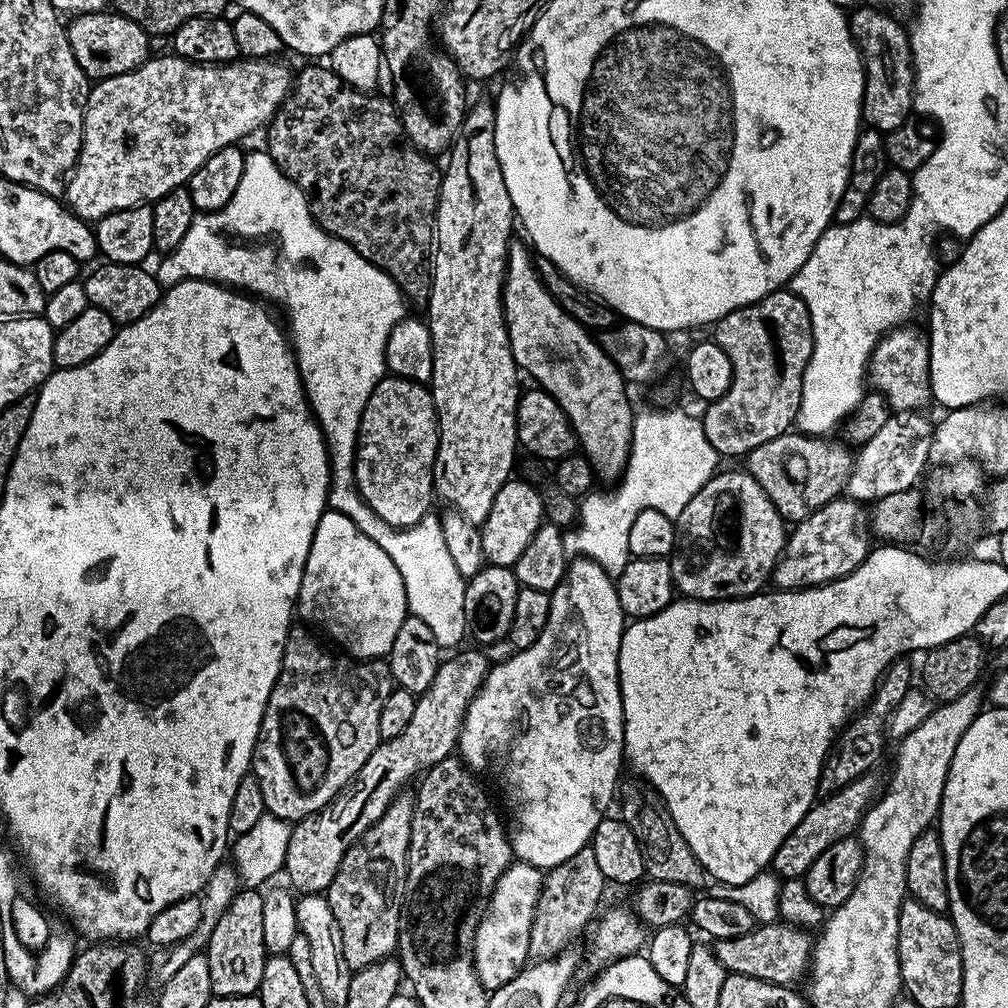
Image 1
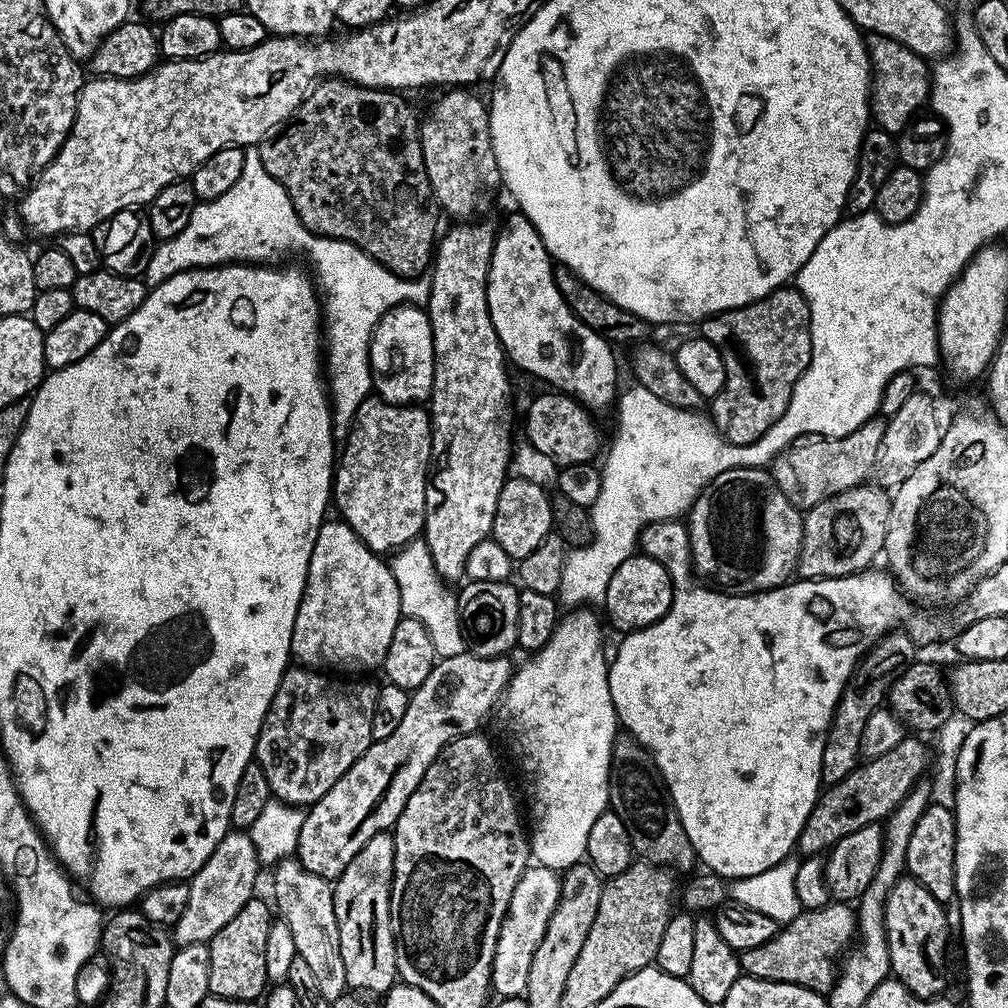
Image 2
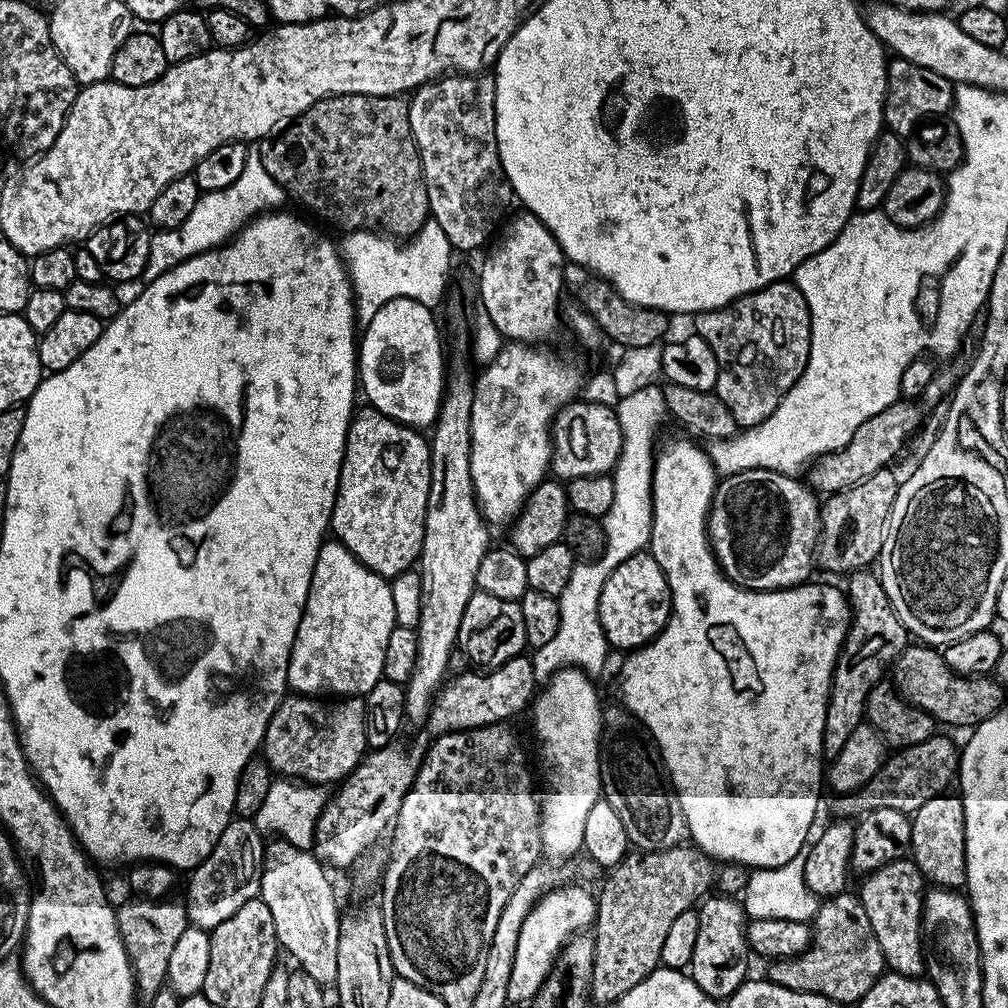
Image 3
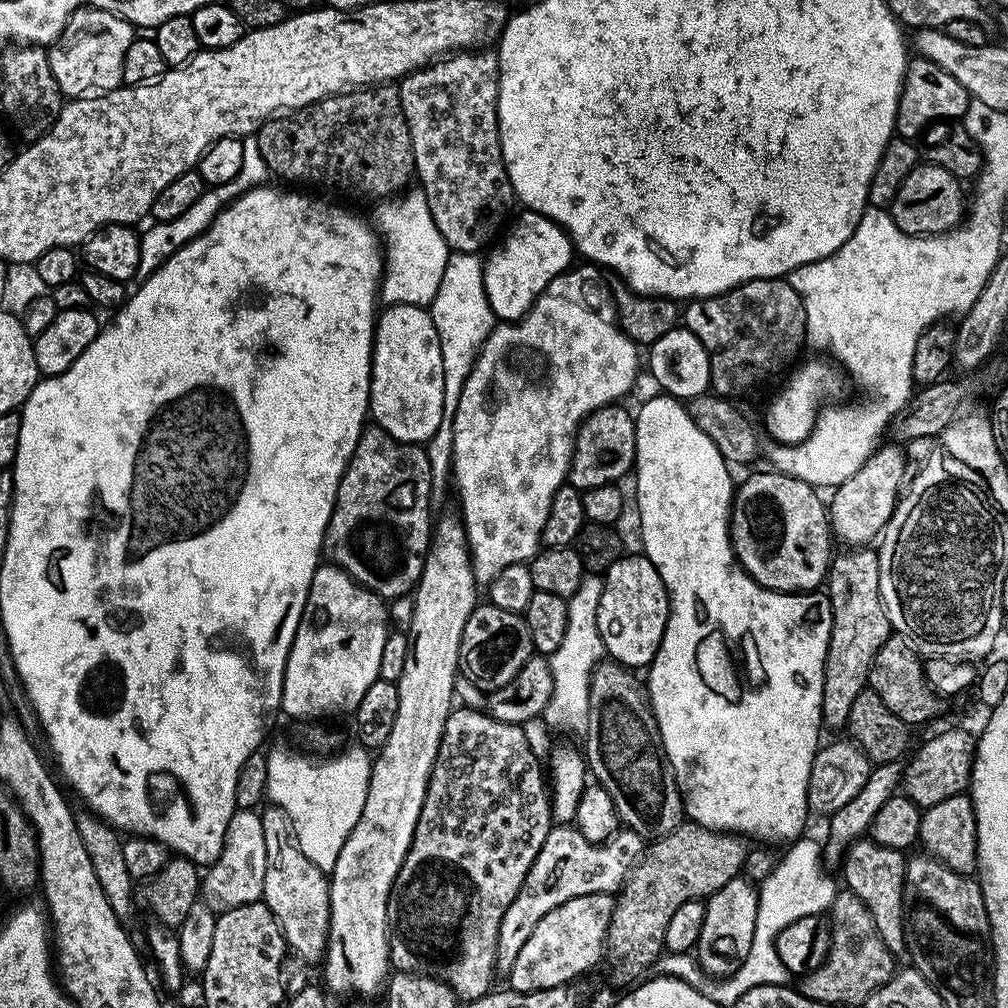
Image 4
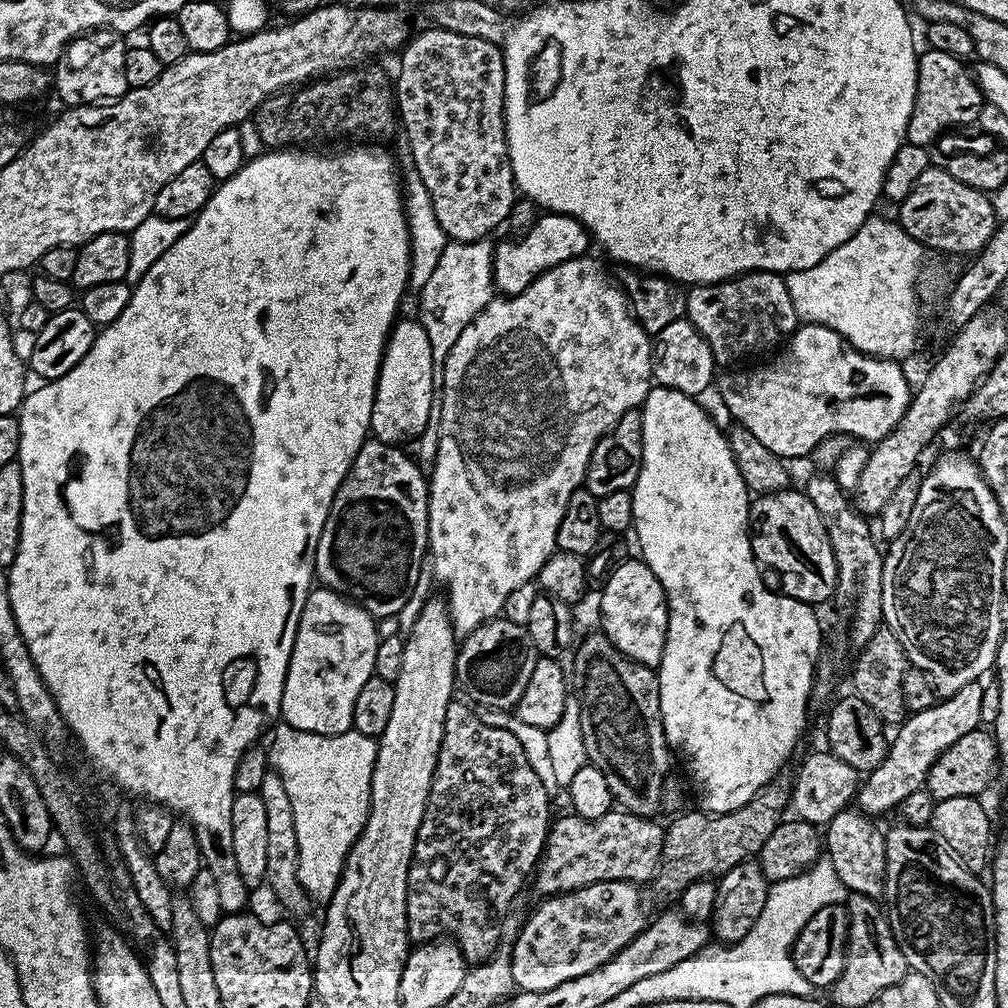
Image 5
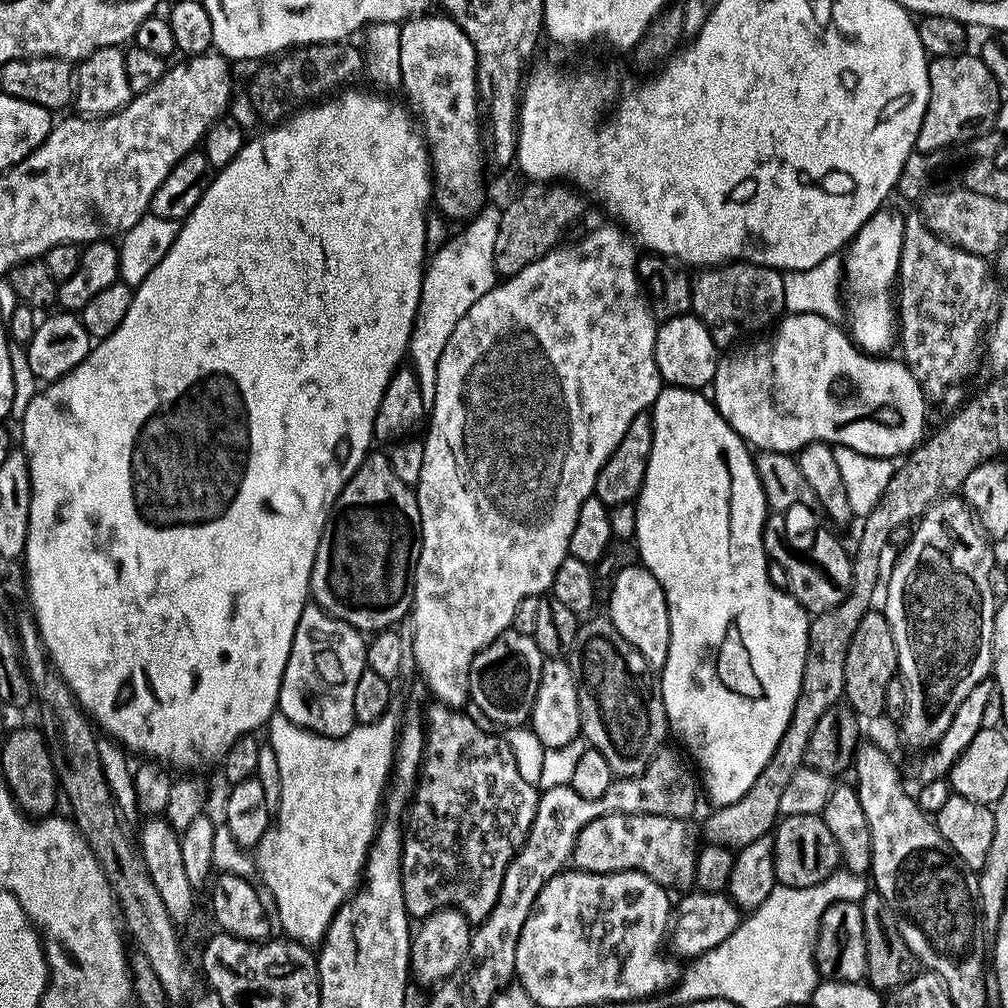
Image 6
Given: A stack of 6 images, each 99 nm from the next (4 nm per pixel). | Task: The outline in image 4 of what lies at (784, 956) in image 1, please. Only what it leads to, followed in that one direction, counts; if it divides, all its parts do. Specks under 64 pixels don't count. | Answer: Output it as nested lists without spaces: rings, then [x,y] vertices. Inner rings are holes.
[[[847,890],[837,891],[830,909],[830,927],[832,945],[824,964],[799,981],[798,991],[806,998],[822,1002],[826,1006],[863,1005],[870,994],[877,992],[894,975],[894,954],[888,949],[886,942],[882,942],[874,926],[874,918],[870,918],[870,910],[866,910],[866,902],[862,902],[858,894]]]

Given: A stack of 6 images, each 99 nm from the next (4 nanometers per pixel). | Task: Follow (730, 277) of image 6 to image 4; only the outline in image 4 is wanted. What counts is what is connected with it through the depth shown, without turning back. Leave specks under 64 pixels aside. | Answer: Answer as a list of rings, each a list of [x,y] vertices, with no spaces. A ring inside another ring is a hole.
[[[777,278],[775,280],[751,280],[745,284],[740,284],[736,288],[730,289],[722,296],[708,296],[704,300],[689,300],[682,308],[683,327],[689,328],[691,332],[702,342],[702,346],[710,356],[710,370],[712,371],[711,391],[717,396],[725,398],[735,397],[736,388],[740,392],[748,392],[751,388],[756,388],[759,384],[767,382],[771,376],[776,376],[792,359],[796,356],[796,351],[806,344],[806,310],[804,309],[804,299],[792,289],[787,279]]]

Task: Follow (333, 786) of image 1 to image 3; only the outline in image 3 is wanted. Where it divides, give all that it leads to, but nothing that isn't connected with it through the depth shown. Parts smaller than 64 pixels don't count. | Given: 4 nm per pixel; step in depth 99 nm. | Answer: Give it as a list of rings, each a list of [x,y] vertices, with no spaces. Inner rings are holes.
[[[288,694],[277,708],[272,709],[272,717],[264,731],[262,755],[273,773],[281,777],[306,784],[329,786],[348,777],[364,759],[367,748],[363,699],[327,700]]]

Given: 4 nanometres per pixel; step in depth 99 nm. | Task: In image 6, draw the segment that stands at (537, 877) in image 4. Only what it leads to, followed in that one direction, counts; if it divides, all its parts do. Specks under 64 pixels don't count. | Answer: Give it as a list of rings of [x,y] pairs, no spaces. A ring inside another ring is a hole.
[[[607,812],[604,816],[594,818],[576,836],[574,850],[570,861],[571,867],[577,872],[645,872],[650,879],[658,882],[663,888],[676,894],[684,894],[696,882],[696,854],[698,843],[698,828],[692,825],[691,819],[679,820],[666,818],[658,814],[622,814]]]

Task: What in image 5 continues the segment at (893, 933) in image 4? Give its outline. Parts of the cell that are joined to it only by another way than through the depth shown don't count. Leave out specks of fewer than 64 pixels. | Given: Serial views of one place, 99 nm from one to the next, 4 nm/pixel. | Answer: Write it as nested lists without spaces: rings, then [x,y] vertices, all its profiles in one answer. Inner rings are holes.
[[[847,806],[834,814],[826,825],[826,859],[838,870],[838,878],[842,878],[845,889],[849,893],[857,892],[877,898],[883,897],[884,879],[886,878],[886,832],[879,828],[877,821],[869,816],[867,812],[861,812],[859,807]]]

